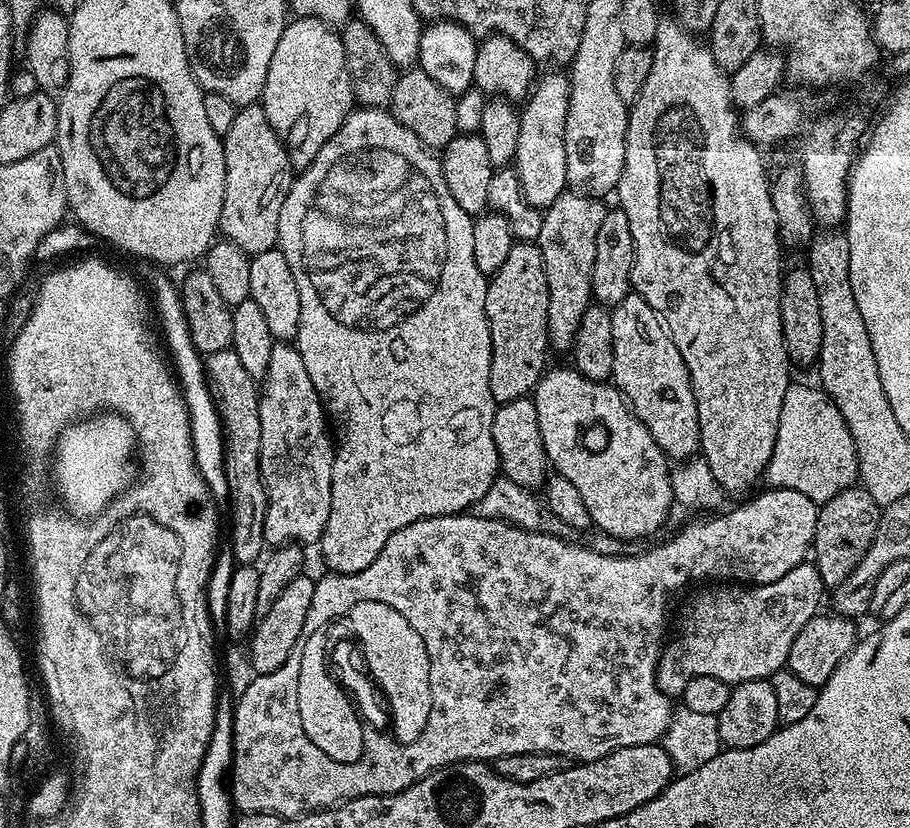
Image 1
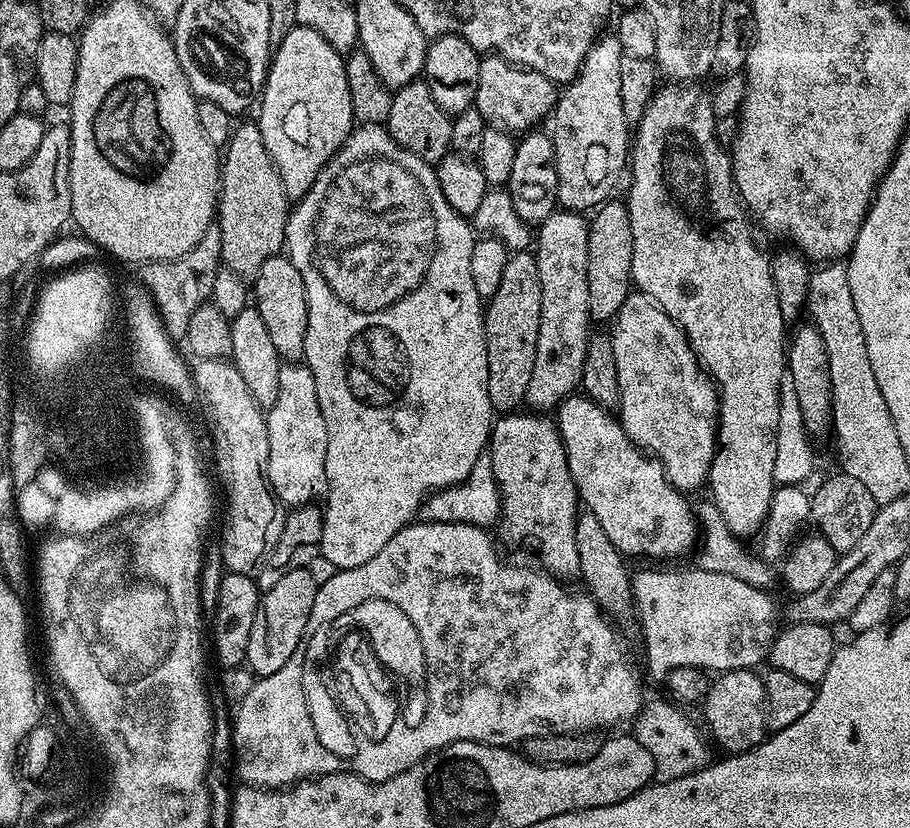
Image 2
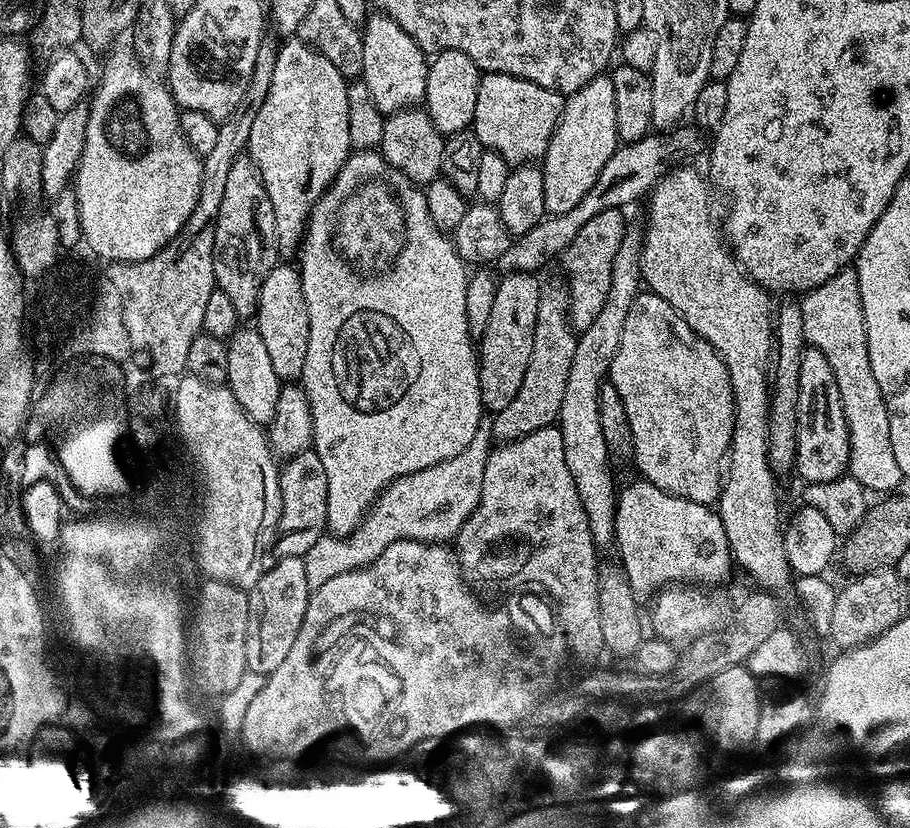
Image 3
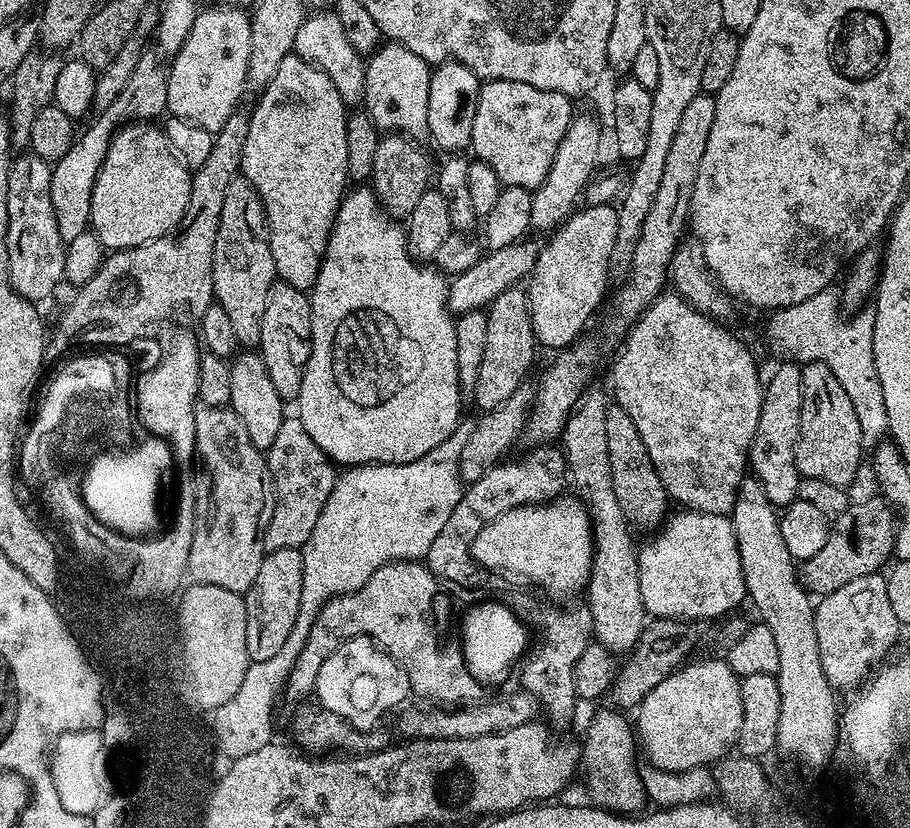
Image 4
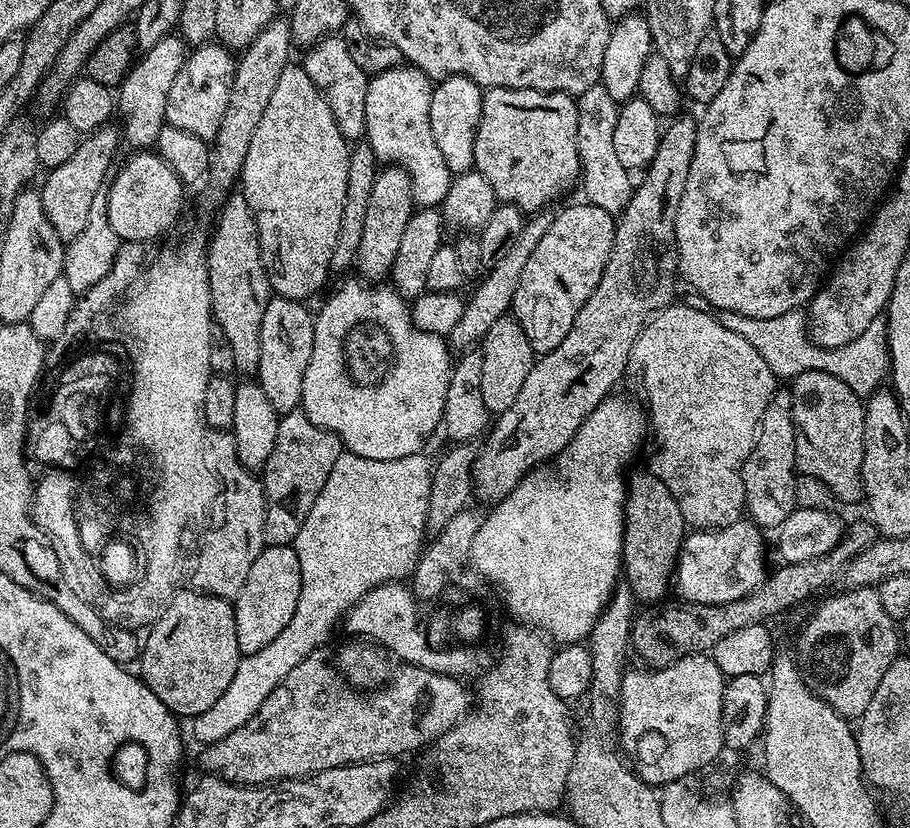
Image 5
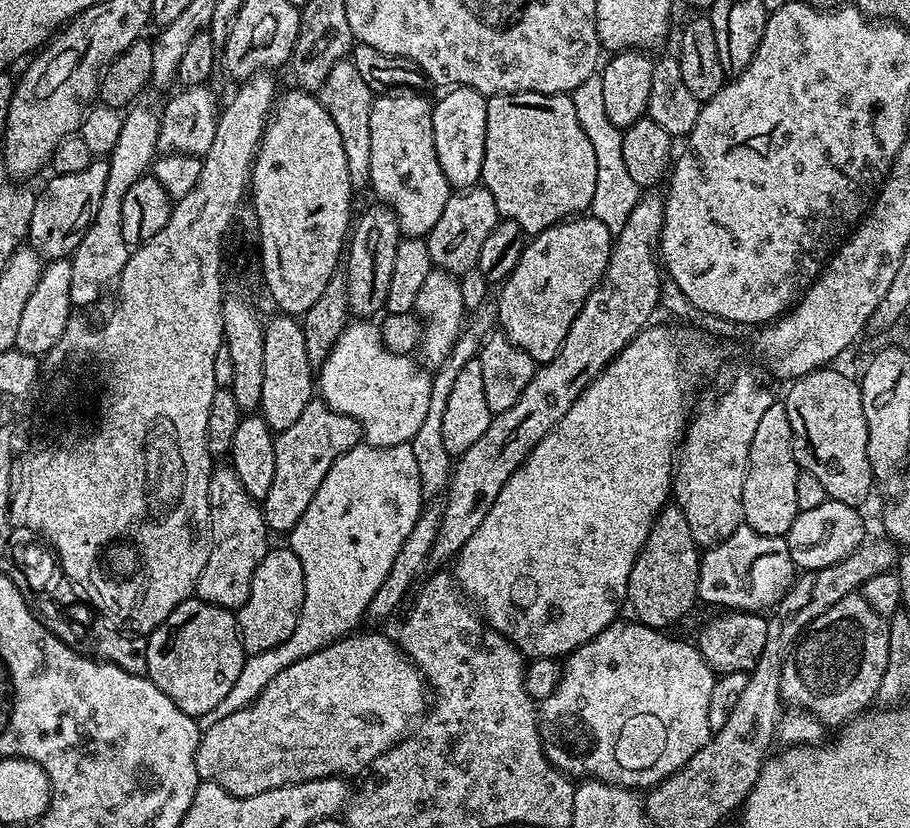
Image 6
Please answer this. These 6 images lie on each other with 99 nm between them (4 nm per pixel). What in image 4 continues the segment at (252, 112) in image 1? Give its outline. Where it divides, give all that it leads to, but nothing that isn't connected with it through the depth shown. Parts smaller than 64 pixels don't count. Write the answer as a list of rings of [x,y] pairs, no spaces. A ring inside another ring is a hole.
[[[241,174],[234,177],[226,189],[226,202],[222,202],[222,218],[218,222],[214,258],[212,259],[212,291],[215,303],[226,310],[238,342],[252,350],[260,343],[260,323],[266,314],[266,298],[278,277],[274,254],[268,245],[268,219],[258,190]]]

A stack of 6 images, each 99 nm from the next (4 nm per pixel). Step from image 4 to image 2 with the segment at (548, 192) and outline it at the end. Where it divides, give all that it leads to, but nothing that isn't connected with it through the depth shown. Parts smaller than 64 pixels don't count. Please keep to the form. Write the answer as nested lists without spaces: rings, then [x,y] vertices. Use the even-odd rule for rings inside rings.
[[[614,34],[601,35],[592,44],[576,78],[557,97],[550,135],[558,172],[557,205],[578,213],[605,203],[630,156],[630,125],[623,113],[621,44]]]

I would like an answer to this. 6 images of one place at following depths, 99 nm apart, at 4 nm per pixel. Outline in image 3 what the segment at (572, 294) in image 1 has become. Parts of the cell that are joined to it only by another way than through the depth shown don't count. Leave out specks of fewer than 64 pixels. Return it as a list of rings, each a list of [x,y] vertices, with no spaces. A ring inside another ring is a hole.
[[[563,279],[541,283],[538,298],[538,322],[534,326],[534,350],[530,350],[530,366],[522,377],[522,386],[514,394],[506,410],[491,417],[492,439],[496,442],[517,440],[534,430],[553,427],[560,419],[562,398],[566,395],[566,382],[570,379],[570,366],[578,339],[577,329],[568,319],[568,286]]]

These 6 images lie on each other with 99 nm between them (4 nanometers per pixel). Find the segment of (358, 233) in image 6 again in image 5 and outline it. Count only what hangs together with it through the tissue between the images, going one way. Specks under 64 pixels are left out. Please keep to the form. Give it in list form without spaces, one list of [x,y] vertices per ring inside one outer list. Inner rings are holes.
[[[395,166],[381,167],[374,178],[374,187],[370,190],[370,203],[366,206],[366,222],[362,226],[362,242],[358,242],[355,271],[365,281],[384,282],[391,277],[394,266],[394,254],[398,250],[398,242],[402,242],[402,234],[406,230],[406,222],[410,222],[414,205],[410,178],[403,168]]]

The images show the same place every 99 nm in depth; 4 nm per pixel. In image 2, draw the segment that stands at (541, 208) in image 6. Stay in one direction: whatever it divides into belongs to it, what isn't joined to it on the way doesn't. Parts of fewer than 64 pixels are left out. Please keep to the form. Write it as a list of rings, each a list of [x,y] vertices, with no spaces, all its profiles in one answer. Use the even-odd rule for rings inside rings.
[[[488,54],[480,61],[475,107],[491,127],[503,128],[513,134],[535,129],[544,115],[553,111],[558,97],[557,85],[529,68],[512,64],[501,56]]]

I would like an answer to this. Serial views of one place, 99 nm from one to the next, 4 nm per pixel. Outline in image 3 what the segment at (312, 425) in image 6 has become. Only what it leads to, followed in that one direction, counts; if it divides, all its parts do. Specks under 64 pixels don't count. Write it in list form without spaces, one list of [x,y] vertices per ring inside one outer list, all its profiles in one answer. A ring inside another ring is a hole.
[[[315,450],[302,451],[283,461],[280,468],[280,493],[282,510],[280,520],[276,523],[276,532],[279,535],[275,537],[275,540],[277,539],[275,555],[304,557],[310,546],[314,546],[314,542],[322,539],[328,527],[326,470],[322,470],[322,462]]]

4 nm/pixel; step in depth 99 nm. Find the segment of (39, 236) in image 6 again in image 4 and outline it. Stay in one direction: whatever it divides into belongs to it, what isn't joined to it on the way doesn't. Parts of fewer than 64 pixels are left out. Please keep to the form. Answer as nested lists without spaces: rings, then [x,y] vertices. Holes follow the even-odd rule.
[[[156,50],[144,51],[138,58],[138,66],[134,66],[134,74],[130,74],[130,82],[126,82],[126,87],[122,89],[122,94],[118,94],[118,98],[114,98],[114,102],[110,102],[110,106],[106,106],[106,110],[95,117],[96,121],[85,132],[83,129],[77,135],[68,153],[52,164],[50,202],[54,202],[54,218],[58,218],[58,234],[65,242],[89,231],[94,182],[106,158],[106,150],[110,146],[112,135],[125,124],[152,122],[157,119],[155,116],[163,117],[168,106],[167,89],[168,68],[161,53]]]

